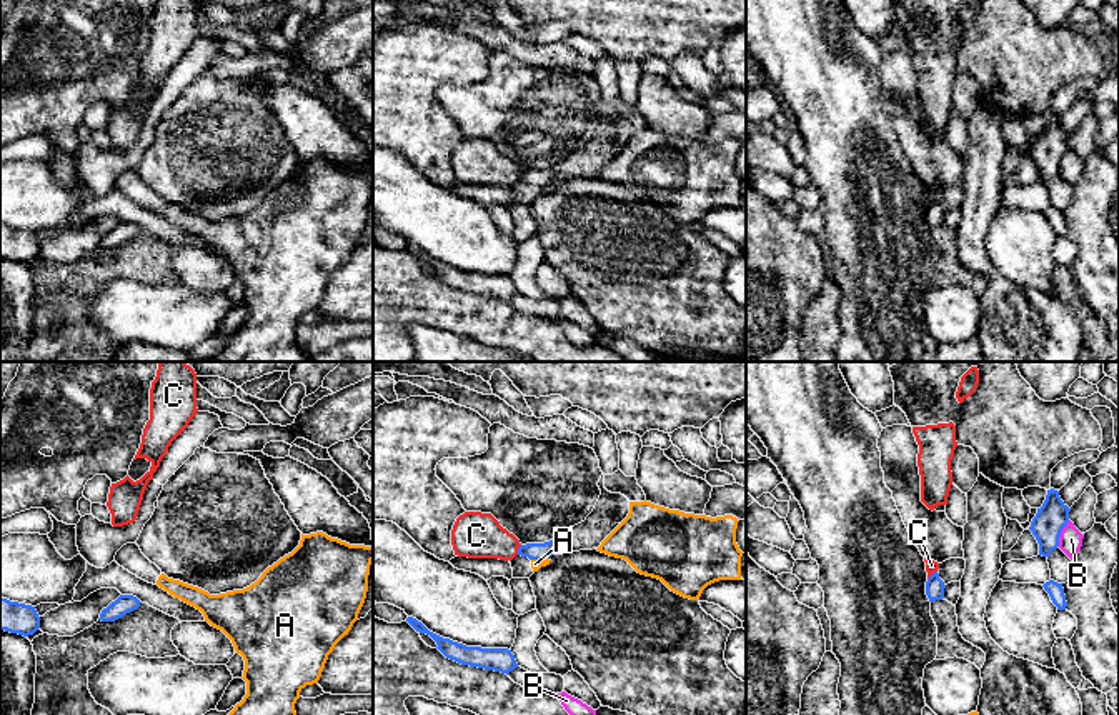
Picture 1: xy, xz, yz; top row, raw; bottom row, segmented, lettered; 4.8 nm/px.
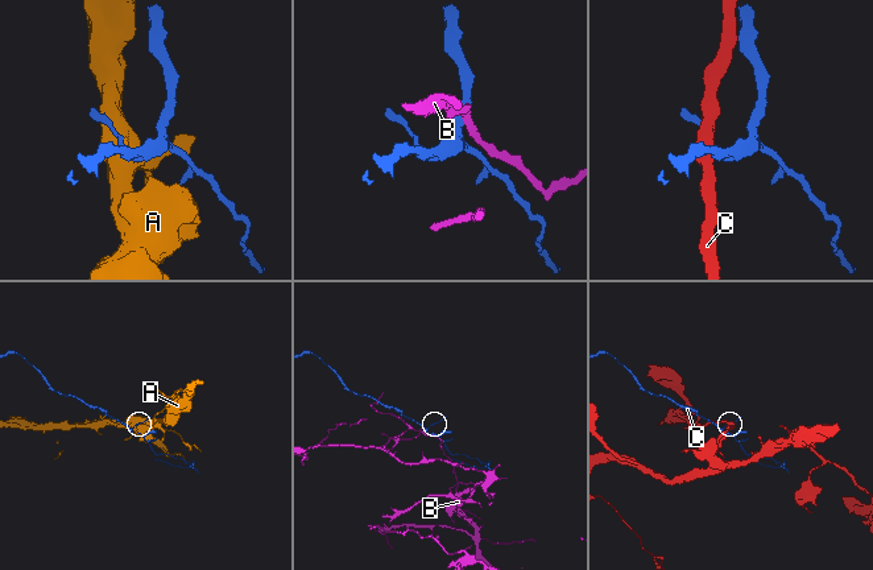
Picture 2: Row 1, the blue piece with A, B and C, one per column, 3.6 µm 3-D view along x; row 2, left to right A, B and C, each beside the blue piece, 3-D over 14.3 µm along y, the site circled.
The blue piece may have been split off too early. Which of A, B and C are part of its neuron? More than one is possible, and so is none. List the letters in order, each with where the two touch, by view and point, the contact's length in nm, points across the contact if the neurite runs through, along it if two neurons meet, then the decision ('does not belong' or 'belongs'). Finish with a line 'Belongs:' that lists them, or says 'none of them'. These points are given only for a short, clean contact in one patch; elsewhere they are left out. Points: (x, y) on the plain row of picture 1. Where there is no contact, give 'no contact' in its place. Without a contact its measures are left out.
A: meets blue in xz at (540, 185); contact 90 nm long; border along xz (548, 184), (532, 187); does not belong
B: meets blue in yz at (1059, 160); contact 140 nm long; border along yz (1069, 147), (1061, 159), (1058, 172); does not belong
C: meets blue in xz at (518, 175); contact 60 nm long; border along xz (520, 170), (517, 180); does not belong
Belongs: none of them

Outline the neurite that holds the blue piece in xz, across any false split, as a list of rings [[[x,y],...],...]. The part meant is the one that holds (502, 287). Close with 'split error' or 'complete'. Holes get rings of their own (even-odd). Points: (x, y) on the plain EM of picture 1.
[[[408,243],[406,248],[420,260],[430,262],[436,268],[436,275],[450,287],[455,287],[461,292],[478,293],[485,297],[495,297],[501,300],[510,300],[518,293],[515,282],[508,275],[481,275],[481,273],[466,273],[463,270],[443,265],[430,258],[421,248],[413,243]]]; complete

